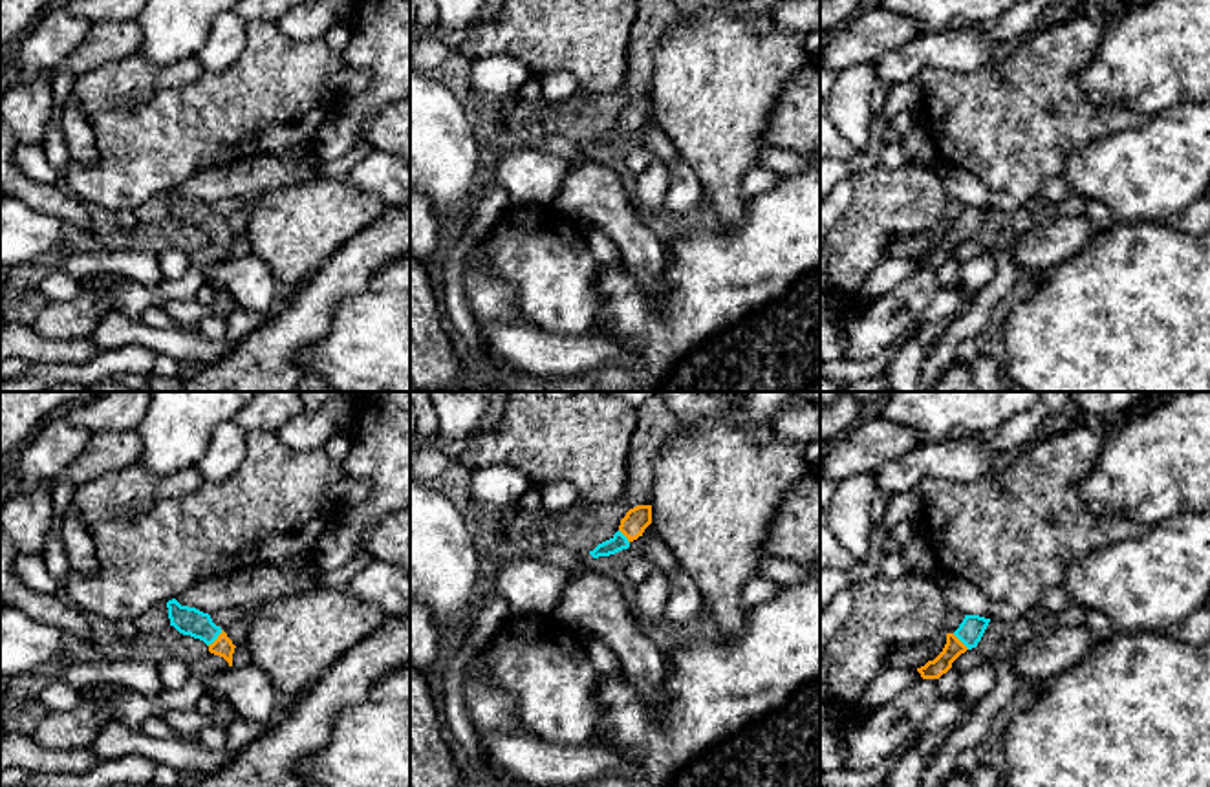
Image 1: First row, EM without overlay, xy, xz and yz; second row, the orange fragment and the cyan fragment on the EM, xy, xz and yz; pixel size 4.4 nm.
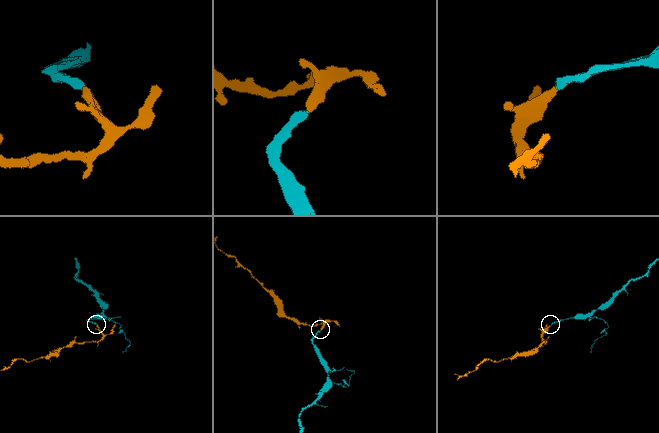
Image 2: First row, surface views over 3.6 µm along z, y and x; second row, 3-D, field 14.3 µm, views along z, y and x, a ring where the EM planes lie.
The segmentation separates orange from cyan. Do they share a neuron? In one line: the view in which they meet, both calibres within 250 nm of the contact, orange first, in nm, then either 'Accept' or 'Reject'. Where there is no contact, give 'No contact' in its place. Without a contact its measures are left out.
Touches orange in xy. Thickness 90 nm (orange) against 130 nm. Accept

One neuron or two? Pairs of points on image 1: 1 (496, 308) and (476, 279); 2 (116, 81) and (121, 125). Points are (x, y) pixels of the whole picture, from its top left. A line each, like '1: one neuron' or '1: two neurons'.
1: one neuron
2: two neurons

